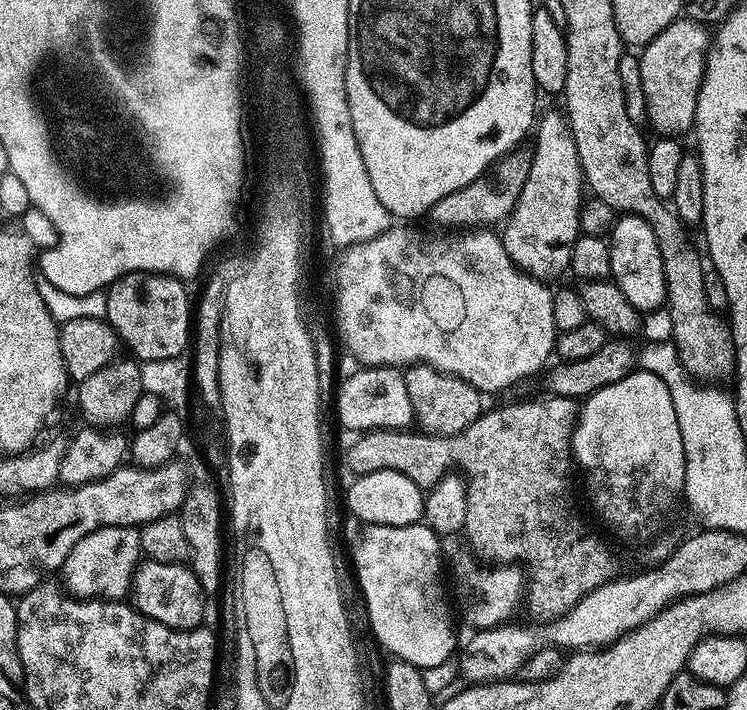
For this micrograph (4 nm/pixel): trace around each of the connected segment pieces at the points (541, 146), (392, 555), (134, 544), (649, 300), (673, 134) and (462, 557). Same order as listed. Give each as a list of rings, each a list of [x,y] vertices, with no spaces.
[[[541,111],[534,125],[535,136],[536,148],[531,149],[530,174],[526,174],[526,182],[522,186],[522,194],[518,194],[514,210],[503,221],[502,239],[506,254],[510,254],[522,271],[548,282],[551,276],[569,271],[574,242],[582,235],[580,195],[585,195],[586,185],[578,146],[563,111]]]
[[[423,522],[410,526],[374,524],[363,531],[364,537],[356,544],[354,576],[367,608],[368,623],[376,644],[384,652],[388,651],[389,657],[410,662],[421,670],[451,661],[457,648],[456,640],[452,637],[452,616],[440,593],[441,537]]]
[[[110,526],[99,528],[74,546],[66,558],[62,569],[62,584],[71,595],[77,598],[103,598],[124,600],[131,593],[132,577],[141,563],[140,528]]]
[[[624,214],[612,225],[607,241],[612,267],[611,279],[620,287],[622,294],[626,294],[630,306],[634,306],[641,314],[648,314],[655,308],[663,309],[668,298],[668,283],[654,230],[650,230],[641,216]]]
[[[697,20],[674,21],[658,38],[643,45],[639,53],[642,88],[646,90],[647,123],[657,128],[664,138],[680,138],[696,123],[696,107],[701,84],[709,63],[710,32]]]
[[[459,554],[451,557],[452,592],[456,595],[456,604],[460,607],[460,616],[472,627],[472,630],[498,628],[513,619],[520,599],[526,596],[526,572],[523,567],[512,562],[500,562],[491,568],[488,564],[479,564],[475,555]]]

